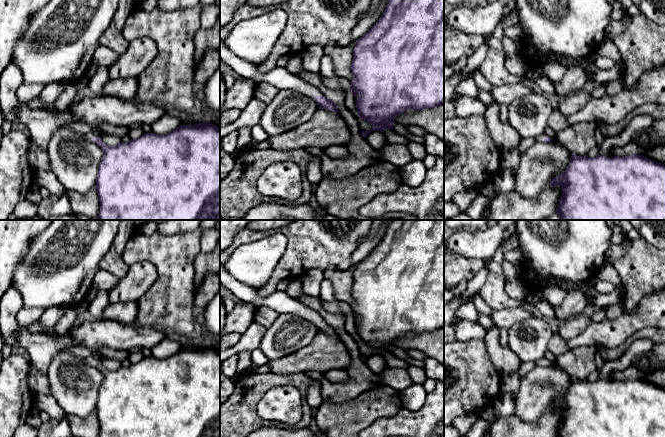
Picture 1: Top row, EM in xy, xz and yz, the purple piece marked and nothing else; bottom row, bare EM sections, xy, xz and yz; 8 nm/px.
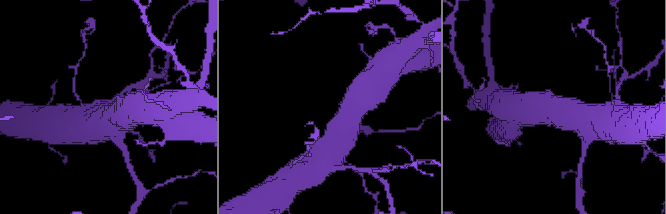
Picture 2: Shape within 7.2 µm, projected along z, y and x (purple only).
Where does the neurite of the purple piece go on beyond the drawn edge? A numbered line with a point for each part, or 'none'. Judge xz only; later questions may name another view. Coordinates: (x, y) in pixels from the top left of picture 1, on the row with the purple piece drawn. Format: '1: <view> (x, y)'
1: xz (278, 77)

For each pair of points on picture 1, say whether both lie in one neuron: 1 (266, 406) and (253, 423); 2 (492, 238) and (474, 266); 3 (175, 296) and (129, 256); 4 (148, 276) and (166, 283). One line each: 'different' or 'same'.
1: different
2: different
3: same
4: different

